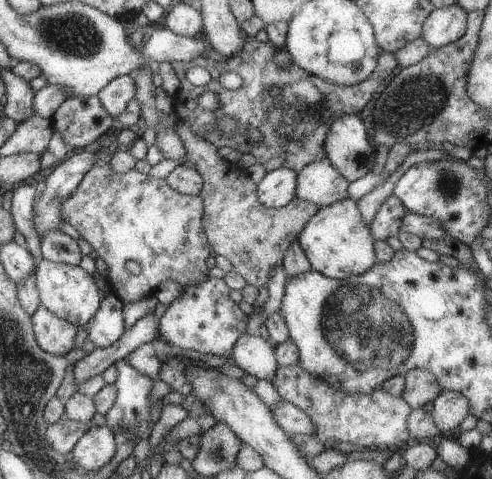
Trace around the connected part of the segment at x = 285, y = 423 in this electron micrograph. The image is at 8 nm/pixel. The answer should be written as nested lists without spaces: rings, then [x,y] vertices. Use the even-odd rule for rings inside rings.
[[[282,399],[271,408],[273,419],[286,431],[287,435],[314,434],[314,423],[311,418],[295,404]]]

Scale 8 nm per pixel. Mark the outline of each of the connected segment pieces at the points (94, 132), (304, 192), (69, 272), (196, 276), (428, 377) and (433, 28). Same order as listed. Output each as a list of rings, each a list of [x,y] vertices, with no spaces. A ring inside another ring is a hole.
[[[97,96],[66,99],[51,118],[52,126],[71,150],[83,150],[106,134],[114,119]]]
[[[326,156],[299,170],[296,194],[299,199],[325,207],[348,197],[349,184]]]
[[[44,259],[36,265],[35,276],[41,306],[77,328],[85,327],[100,308],[103,292],[98,289],[94,277],[80,265],[67,265]]]
[[[116,147],[104,148],[96,152],[99,158],[86,173],[82,182],[72,194],[60,203],[61,218],[78,230],[81,238],[87,240],[96,250],[97,258],[102,258],[110,273],[107,282],[111,290],[124,303],[137,302],[142,298],[152,301],[156,290],[164,280],[179,282],[184,288],[203,281],[208,274],[206,260],[212,254],[210,243],[203,229],[205,204],[200,195],[185,195],[174,190],[164,179],[157,179],[135,169],[124,174],[114,172],[109,160]],[[134,260],[141,265],[142,271],[134,275],[126,270],[126,262]]]
[[[412,369],[405,374],[404,400],[419,409],[426,402],[433,402],[443,391],[437,378],[428,369]]]
[[[458,3],[435,8],[423,22],[421,37],[434,48],[456,43],[466,34],[467,14]]]

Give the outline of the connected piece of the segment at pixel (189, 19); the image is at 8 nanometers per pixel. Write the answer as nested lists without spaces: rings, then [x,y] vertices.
[[[180,1],[165,16],[165,26],[185,37],[202,35],[203,16],[192,6]]]

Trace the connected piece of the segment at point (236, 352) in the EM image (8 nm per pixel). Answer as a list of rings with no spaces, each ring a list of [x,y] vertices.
[[[244,333],[236,341],[232,356],[235,364],[248,375],[273,382],[279,364],[271,341],[261,335]]]

